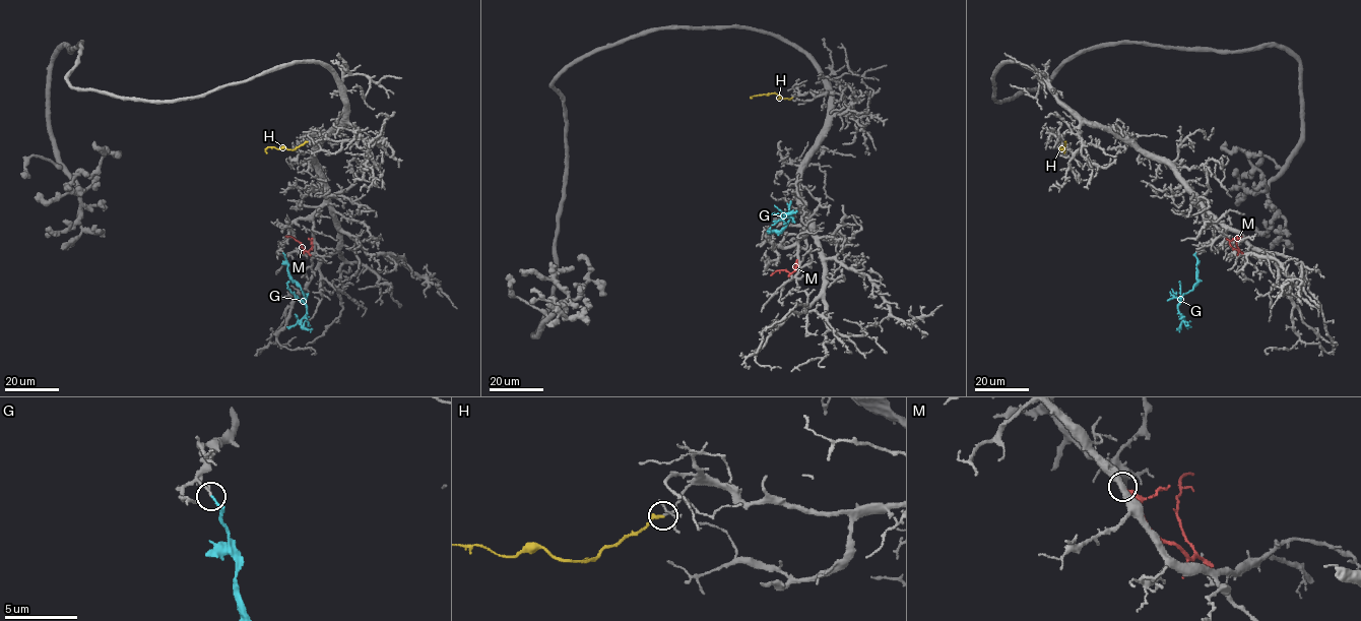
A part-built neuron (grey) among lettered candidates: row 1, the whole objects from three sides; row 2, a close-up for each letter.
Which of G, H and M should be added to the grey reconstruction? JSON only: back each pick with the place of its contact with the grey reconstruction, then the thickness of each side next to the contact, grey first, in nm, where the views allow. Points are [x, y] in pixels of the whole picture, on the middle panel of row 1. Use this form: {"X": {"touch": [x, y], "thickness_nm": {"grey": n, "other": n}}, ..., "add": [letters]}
{"G": {"touch": [768, 230], "thickness_nm": {"grey": 160, "other": 140}}, "add": ["G"]}

